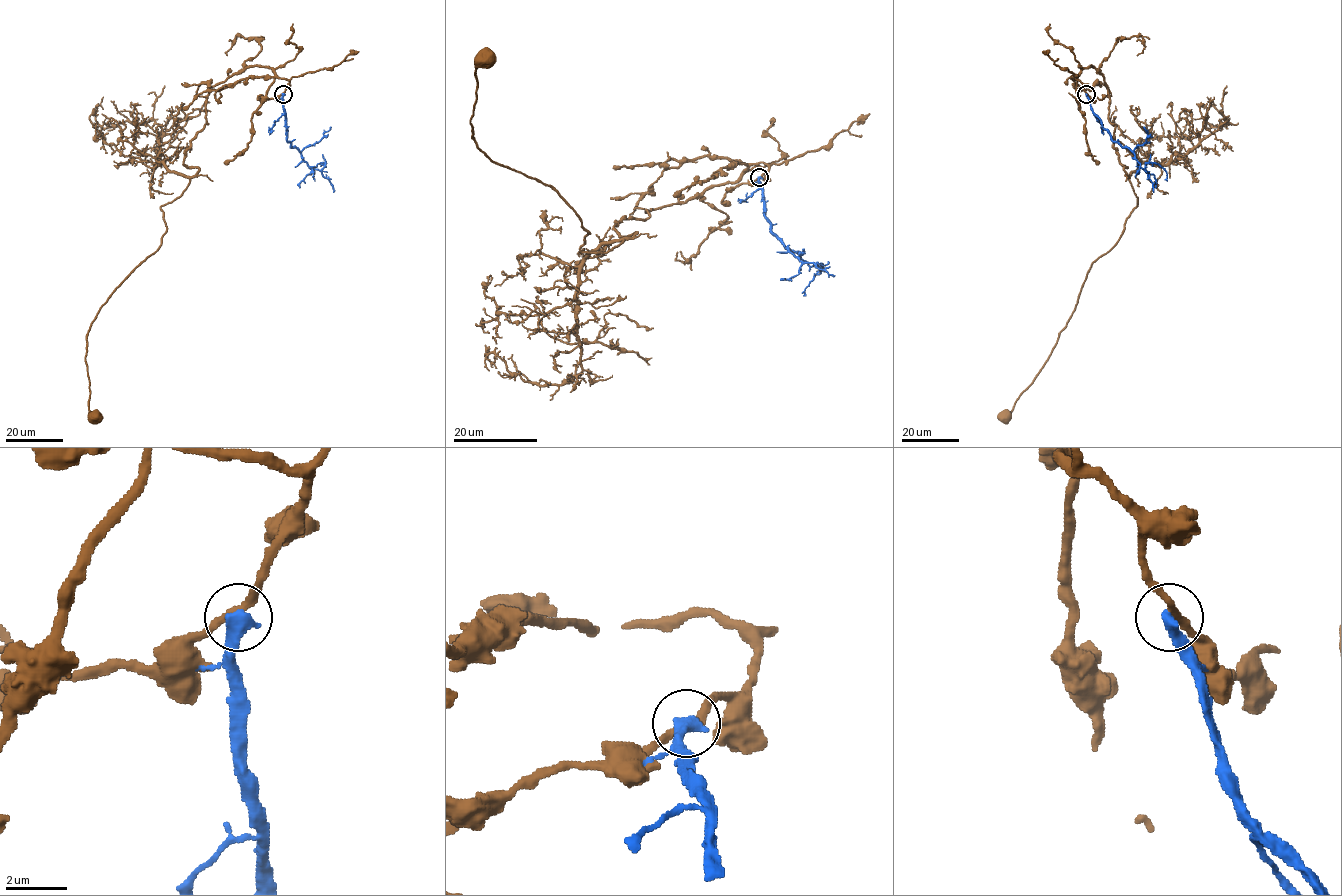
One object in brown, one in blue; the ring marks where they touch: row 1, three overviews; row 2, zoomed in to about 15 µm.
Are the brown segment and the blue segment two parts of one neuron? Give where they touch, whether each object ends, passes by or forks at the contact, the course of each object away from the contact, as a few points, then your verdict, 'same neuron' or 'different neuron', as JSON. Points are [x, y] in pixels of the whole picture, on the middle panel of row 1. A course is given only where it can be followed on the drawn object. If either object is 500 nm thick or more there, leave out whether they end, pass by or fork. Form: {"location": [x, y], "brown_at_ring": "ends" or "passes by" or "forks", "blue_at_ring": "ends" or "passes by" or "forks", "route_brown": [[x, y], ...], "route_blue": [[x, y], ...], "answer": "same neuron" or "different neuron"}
{"location": [759, 177], "brown_at_ring": "passes by", "blue_at_ring": "ends", "route_brown": [[759, 177], [623, 218], [636, 233], [583, 253], [551, 186], [472, 138], [483, 59]], "route_blue": [[759, 177], [764, 216], [773, 232], [801, 261], [821, 264], [805, 288], [805, 296]], "answer": "different neuron"}

